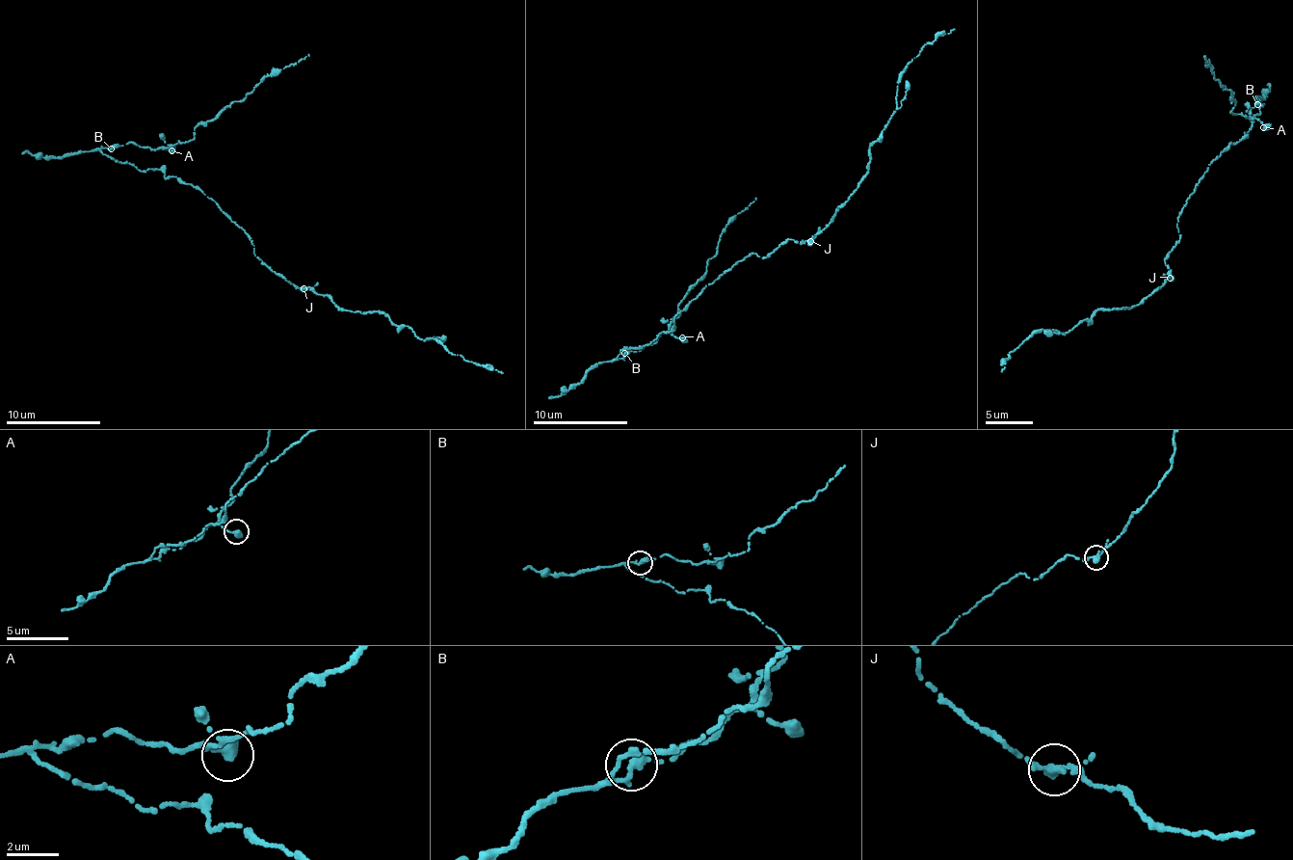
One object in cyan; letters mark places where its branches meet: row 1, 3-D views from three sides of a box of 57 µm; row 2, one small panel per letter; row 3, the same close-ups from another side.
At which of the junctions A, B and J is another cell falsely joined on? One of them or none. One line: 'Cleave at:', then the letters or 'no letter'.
Cleave at: no letter

